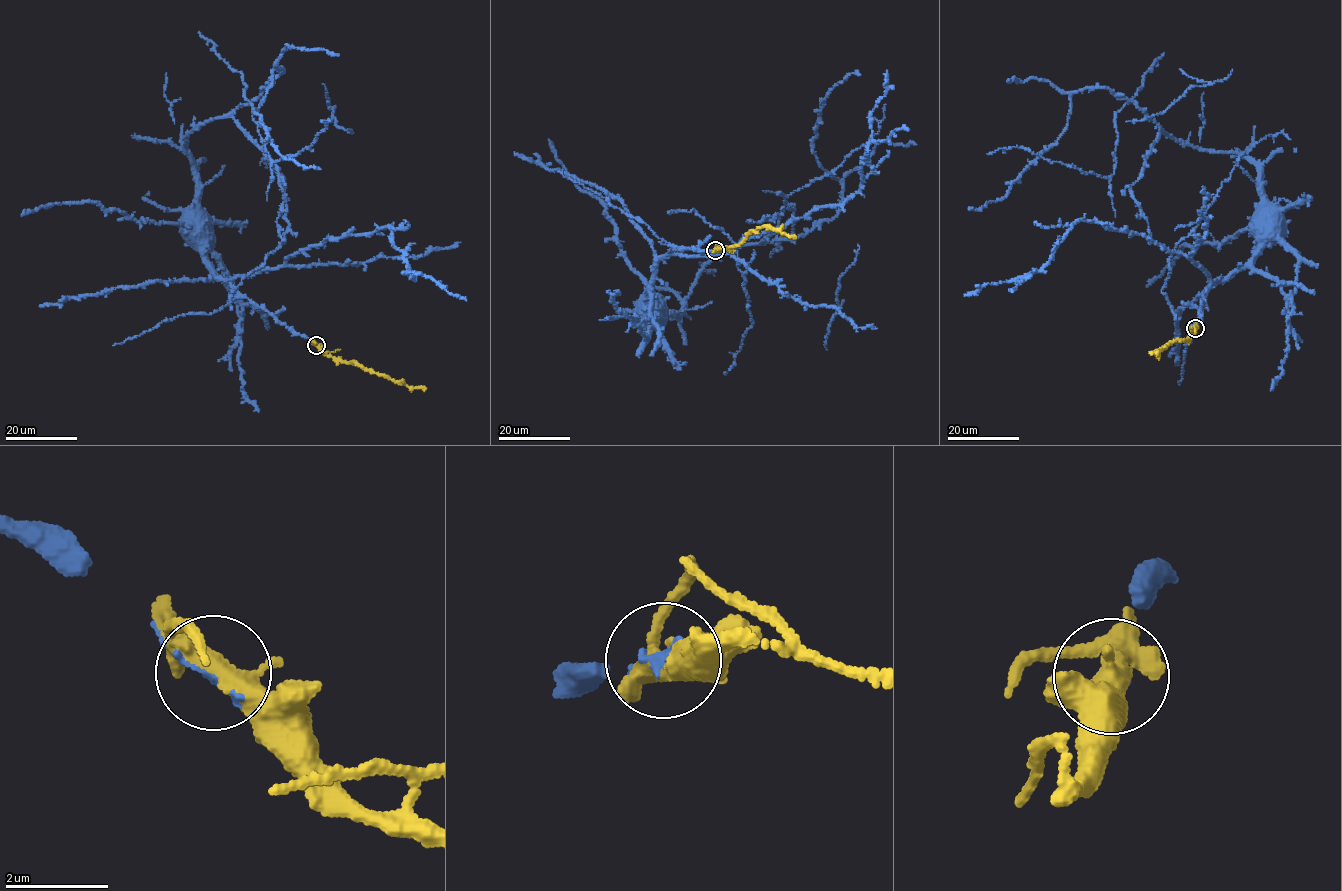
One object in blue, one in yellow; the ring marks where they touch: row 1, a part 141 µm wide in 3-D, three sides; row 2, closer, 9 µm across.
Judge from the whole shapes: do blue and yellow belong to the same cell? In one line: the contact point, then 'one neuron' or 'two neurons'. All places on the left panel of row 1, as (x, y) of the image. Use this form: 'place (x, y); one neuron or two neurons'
place (316, 345); one neuron

